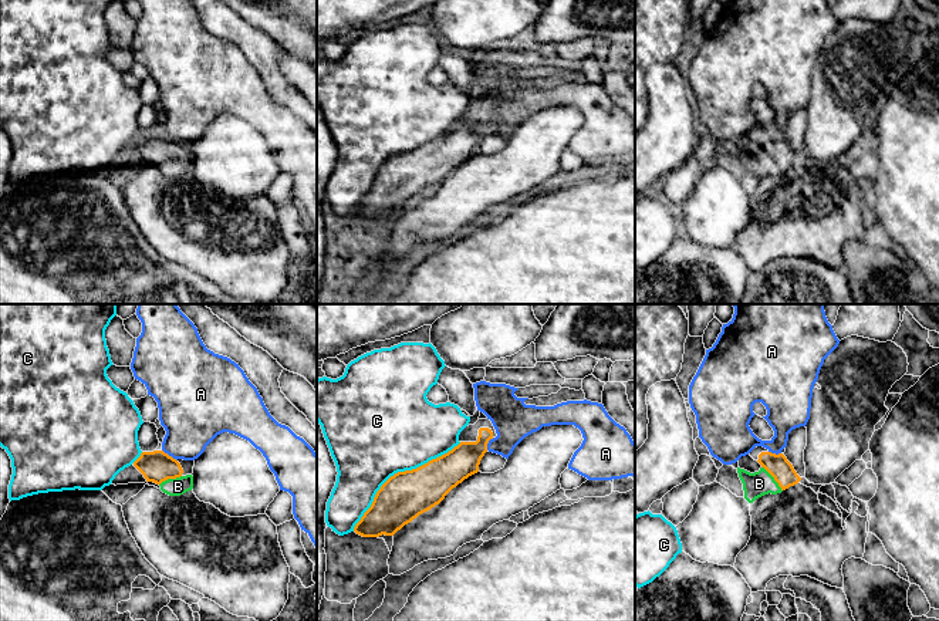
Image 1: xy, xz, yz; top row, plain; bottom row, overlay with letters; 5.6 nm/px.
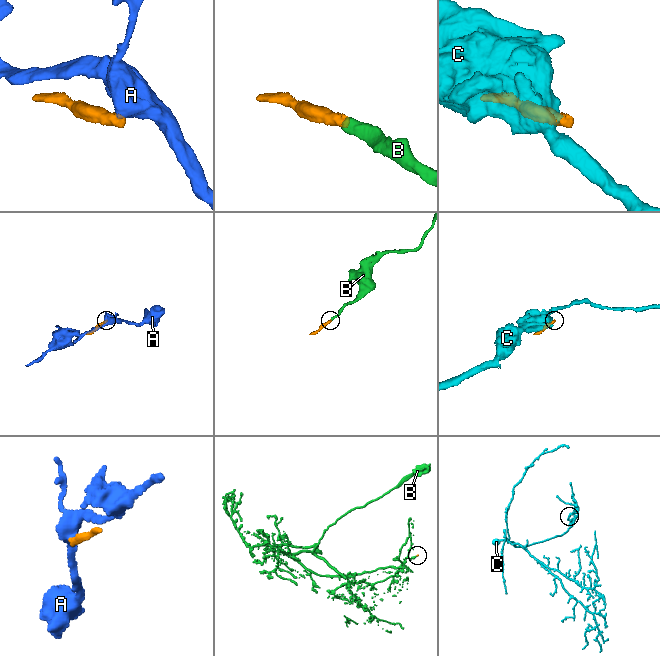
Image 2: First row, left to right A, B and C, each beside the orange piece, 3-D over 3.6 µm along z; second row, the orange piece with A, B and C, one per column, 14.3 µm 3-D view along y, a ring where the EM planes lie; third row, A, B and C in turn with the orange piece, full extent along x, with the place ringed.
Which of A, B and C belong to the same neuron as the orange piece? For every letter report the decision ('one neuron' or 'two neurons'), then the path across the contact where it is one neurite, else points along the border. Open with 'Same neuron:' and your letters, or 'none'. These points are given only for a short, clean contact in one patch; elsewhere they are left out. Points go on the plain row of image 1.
Same neuron: B
A: two neurons; border xy (162, 131), (176, 142)
B: one neuron; way yz (783, 154), (774, 161), (759, 165)
C: two neurons

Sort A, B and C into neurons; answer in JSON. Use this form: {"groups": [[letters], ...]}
{"groups": [["A"], ["B"], ["C"]]}

